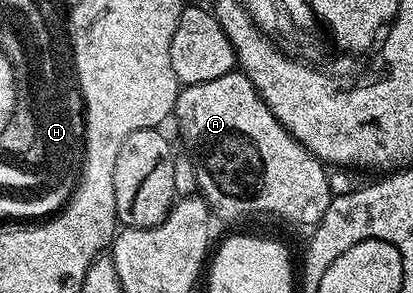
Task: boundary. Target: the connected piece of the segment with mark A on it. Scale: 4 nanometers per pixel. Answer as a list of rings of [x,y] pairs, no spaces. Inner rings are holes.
[[[236,69],[225,73],[225,77],[216,77],[214,81],[201,81],[200,83],[188,83],[182,88],[175,102],[173,119],[179,122],[179,131],[183,134],[183,139],[187,142],[186,149],[190,157],[194,160],[196,167],[196,177],[199,182],[198,194],[206,199],[207,206],[211,208],[216,216],[219,215],[223,219],[247,219],[250,215],[276,215],[279,219],[288,219],[291,223],[296,223],[299,227],[307,227],[306,229],[314,229],[321,221],[321,217],[325,217],[325,209],[329,209],[333,198],[333,190],[331,191],[331,179],[327,176],[328,168],[323,160],[318,159],[312,151],[307,150],[283,127],[281,121],[277,119],[269,105],[265,103],[259,91],[253,85],[253,81],[249,81],[249,77],[243,74],[242,70]]]

